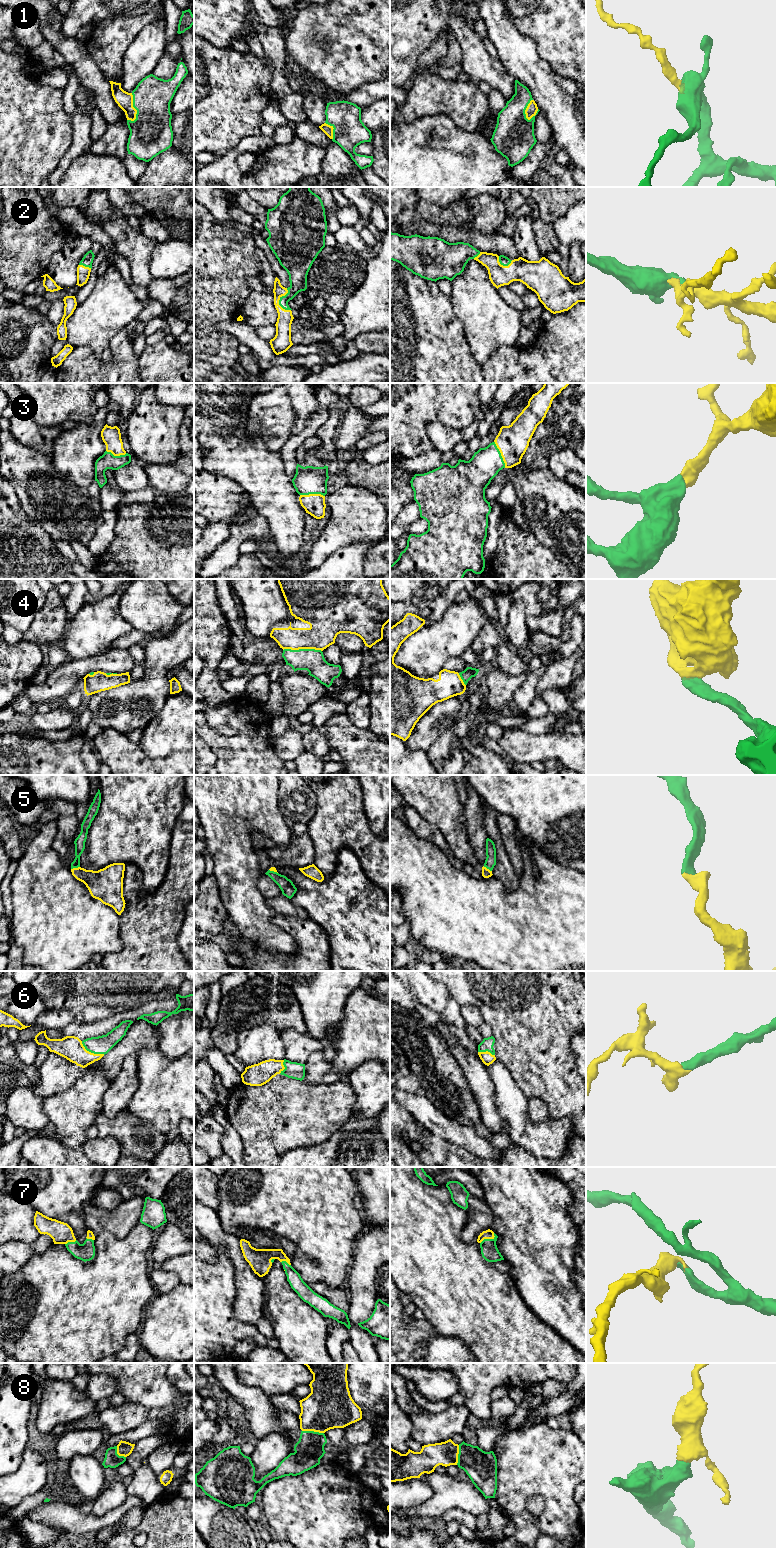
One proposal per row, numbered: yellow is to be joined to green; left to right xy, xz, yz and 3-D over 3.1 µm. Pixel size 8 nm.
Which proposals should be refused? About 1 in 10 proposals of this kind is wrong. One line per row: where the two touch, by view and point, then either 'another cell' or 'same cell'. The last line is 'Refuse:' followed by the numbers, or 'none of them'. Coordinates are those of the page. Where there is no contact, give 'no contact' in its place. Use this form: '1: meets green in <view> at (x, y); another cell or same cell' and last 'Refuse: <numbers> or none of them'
1: meets green in xy at (133, 106); same cell
2: meets green in xz at (279, 301); same cell
3: meets green in yz at (500, 454); same cell
4: meets green in xz at (302, 649); same cell
5: meets green in xy at (75, 867); same cell
6: meets green in xy at (91, 1052); same cell
7: meets green in yz at (488, 1239); same cell
8: meets green in xz at (313, 1431); same cell
Refuse: none of them

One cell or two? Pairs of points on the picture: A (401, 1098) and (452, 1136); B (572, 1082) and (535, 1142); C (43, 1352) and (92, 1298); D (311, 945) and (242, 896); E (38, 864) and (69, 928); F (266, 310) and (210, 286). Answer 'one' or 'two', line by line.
A: one
B: two
C: one
D: two
E: one
F: two

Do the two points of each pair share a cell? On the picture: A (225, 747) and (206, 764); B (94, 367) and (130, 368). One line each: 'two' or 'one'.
A: two
B: one

